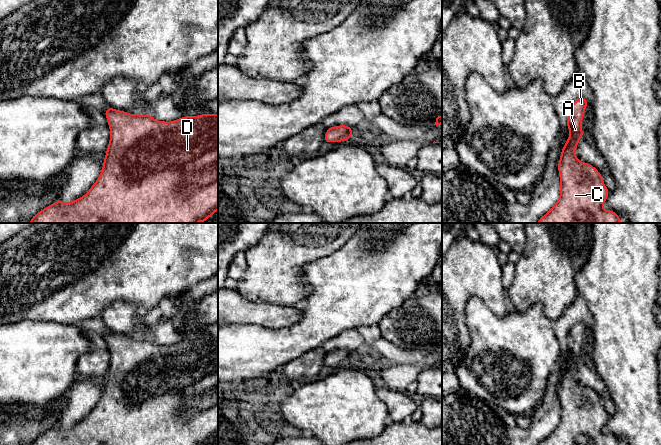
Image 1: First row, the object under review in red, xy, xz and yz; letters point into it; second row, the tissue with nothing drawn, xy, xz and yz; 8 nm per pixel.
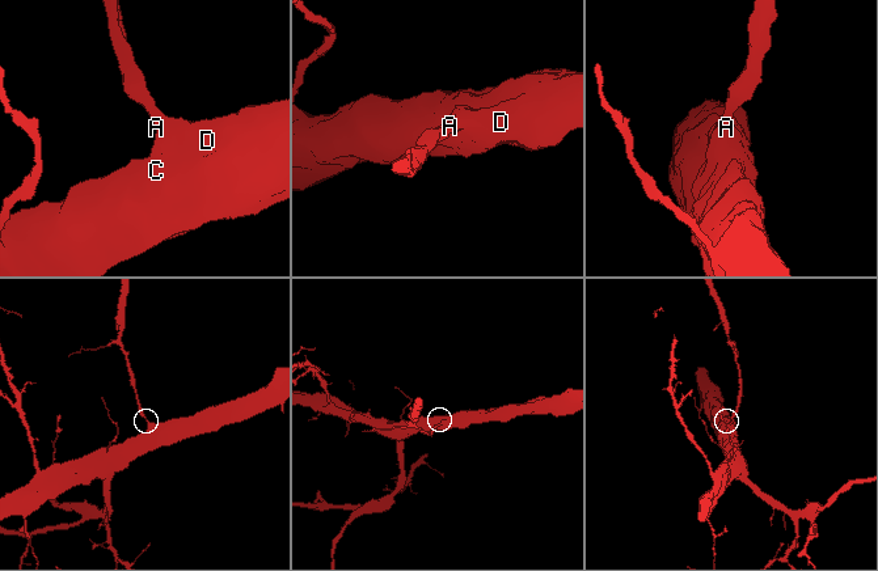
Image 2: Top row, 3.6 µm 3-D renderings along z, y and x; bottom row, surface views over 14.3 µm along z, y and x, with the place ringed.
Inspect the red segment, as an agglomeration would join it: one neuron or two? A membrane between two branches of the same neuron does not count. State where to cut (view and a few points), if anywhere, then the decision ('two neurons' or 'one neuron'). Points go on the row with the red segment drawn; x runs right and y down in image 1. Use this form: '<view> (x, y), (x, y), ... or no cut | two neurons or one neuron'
no cut | one neuron

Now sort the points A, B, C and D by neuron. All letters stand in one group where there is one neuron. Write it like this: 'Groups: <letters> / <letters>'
Groups: A B C D

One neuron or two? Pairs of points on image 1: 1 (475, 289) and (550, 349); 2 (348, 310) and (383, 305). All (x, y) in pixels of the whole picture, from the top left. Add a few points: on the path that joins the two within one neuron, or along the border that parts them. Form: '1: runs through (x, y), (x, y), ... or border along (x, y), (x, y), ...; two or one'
1: border along (485, 303), (497, 315), (505, 316), (509, 312); two
2: runs through (357, 306), (374, 305); one

